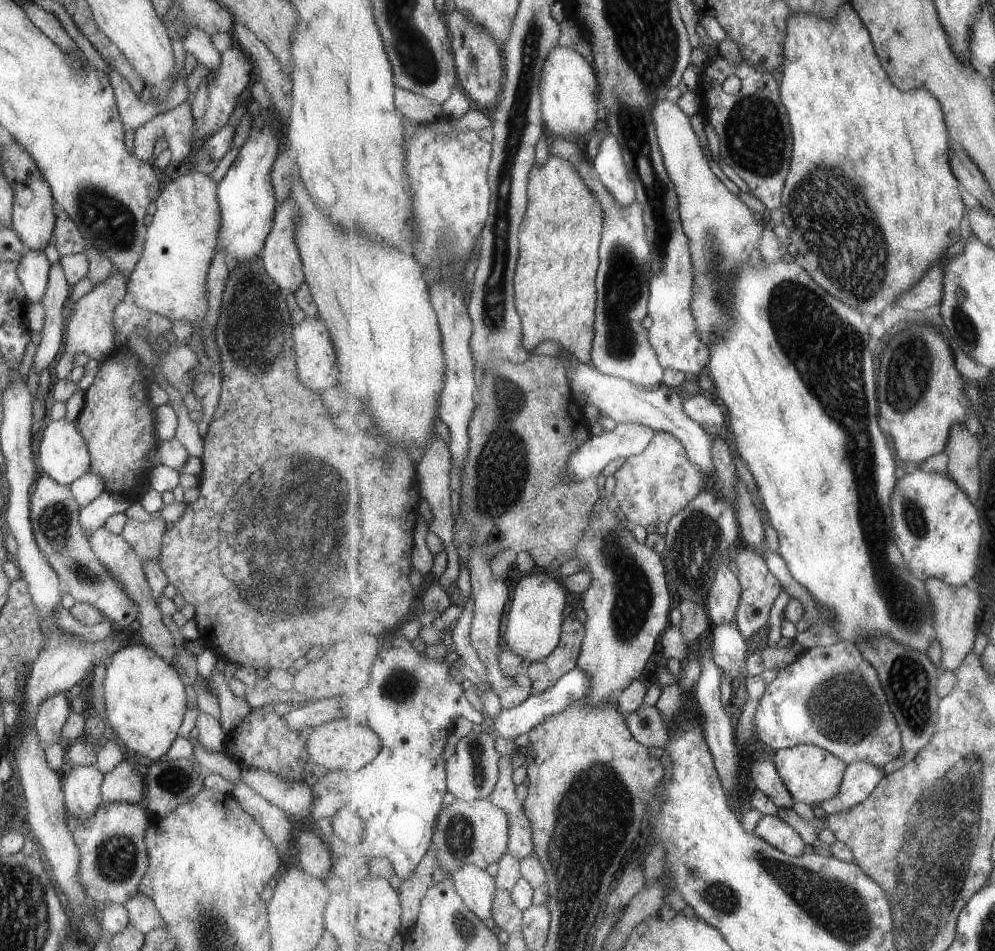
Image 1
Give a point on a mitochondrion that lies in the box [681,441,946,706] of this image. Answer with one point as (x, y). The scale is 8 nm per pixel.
(916, 520)

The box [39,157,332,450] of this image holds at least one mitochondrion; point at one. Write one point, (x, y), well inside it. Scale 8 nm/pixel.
(107, 221)

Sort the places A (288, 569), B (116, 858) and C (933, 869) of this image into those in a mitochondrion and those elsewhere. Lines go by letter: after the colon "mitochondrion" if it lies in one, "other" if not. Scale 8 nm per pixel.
A: mitochondrion
B: mitochondrion
C: mitochondrion

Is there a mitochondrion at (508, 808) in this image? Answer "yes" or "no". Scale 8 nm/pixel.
no

